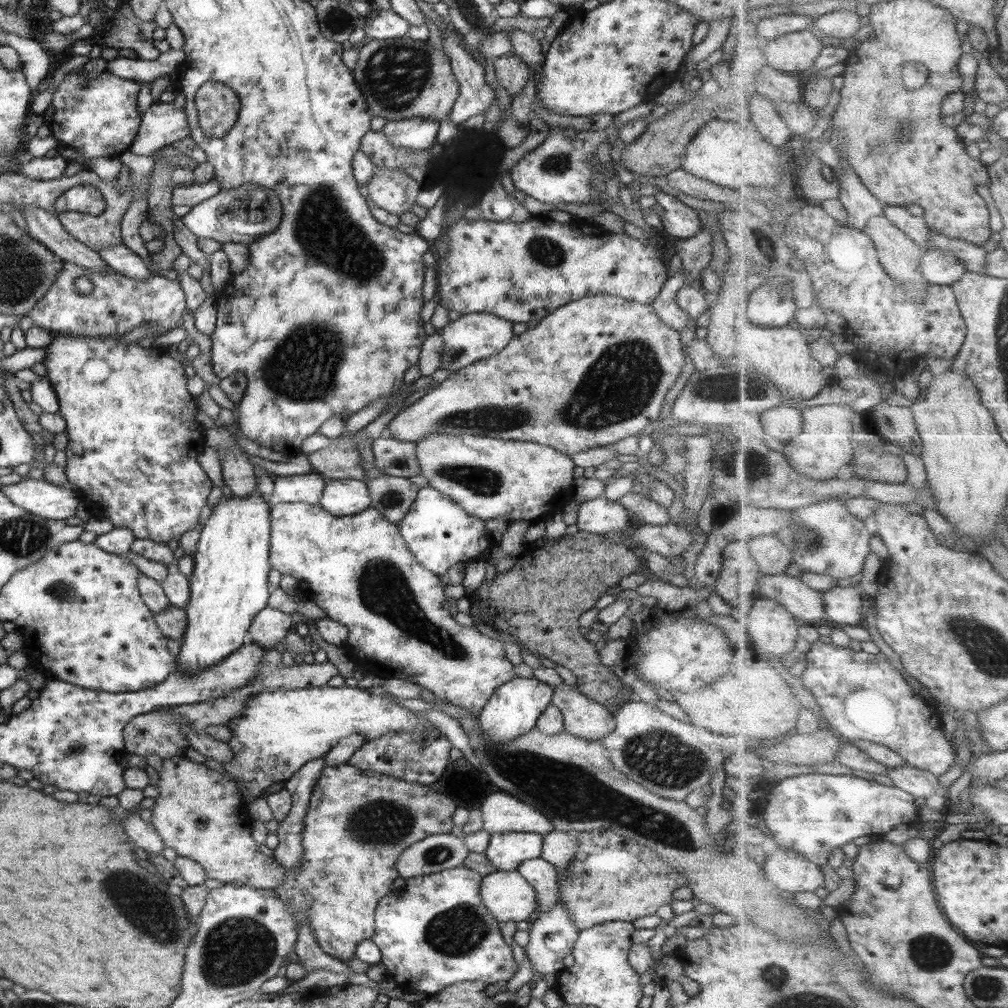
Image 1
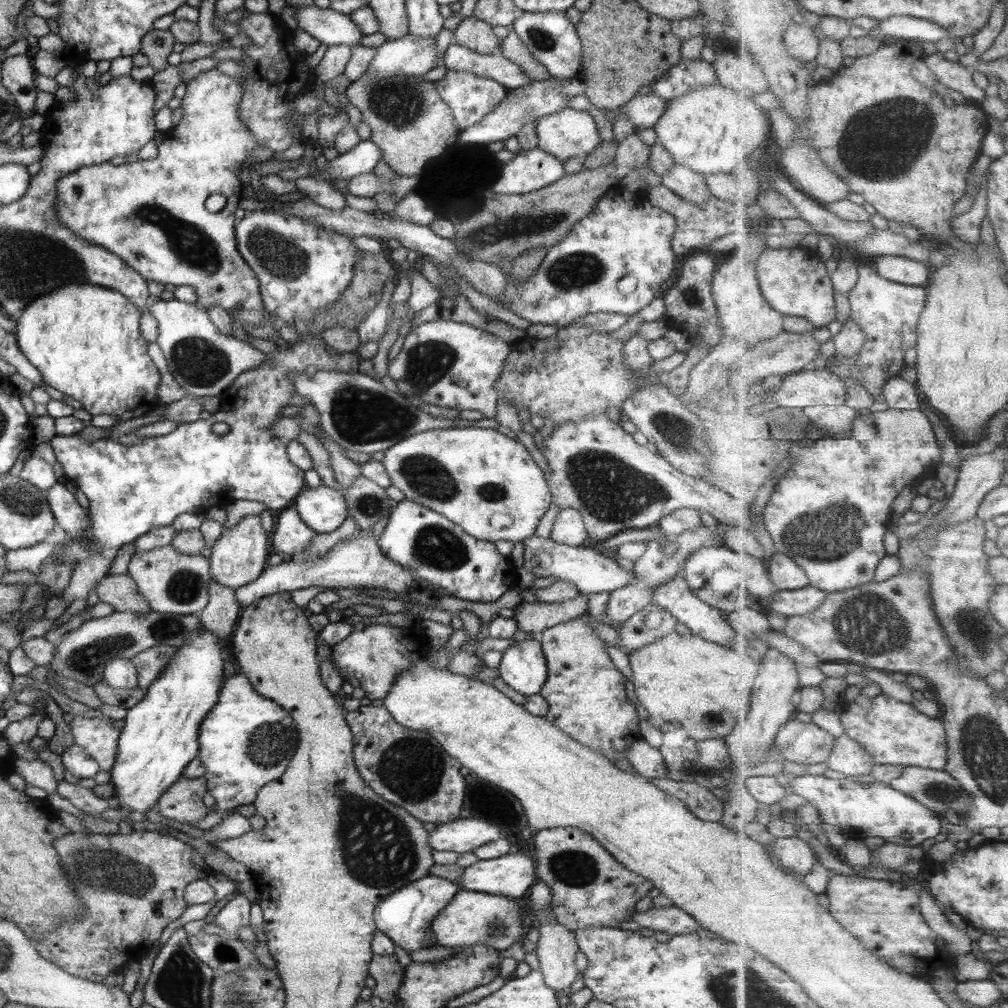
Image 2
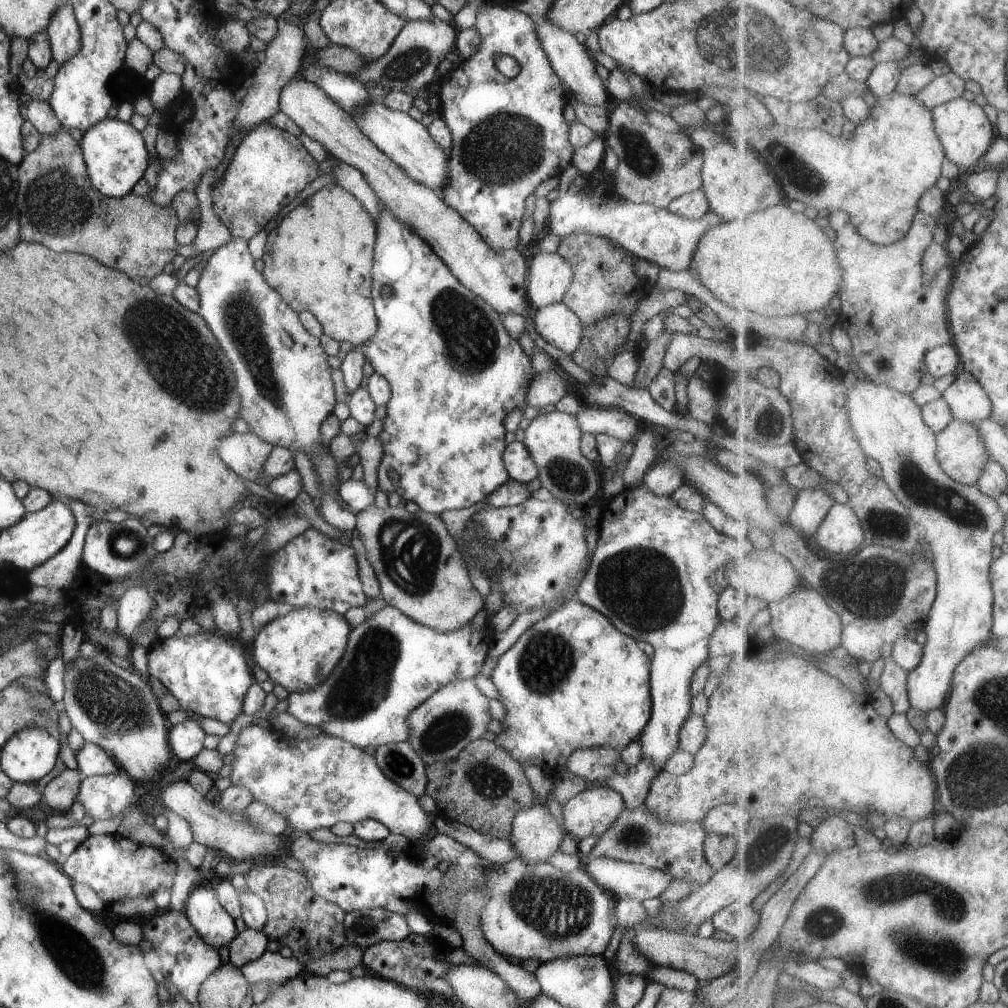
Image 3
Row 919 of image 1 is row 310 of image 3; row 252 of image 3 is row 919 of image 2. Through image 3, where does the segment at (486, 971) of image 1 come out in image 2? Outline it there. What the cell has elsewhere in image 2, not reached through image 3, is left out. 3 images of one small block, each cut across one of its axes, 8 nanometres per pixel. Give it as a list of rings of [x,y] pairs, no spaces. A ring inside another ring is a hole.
[[[426,875],[424,878],[411,882],[408,886],[400,887],[393,893],[387,894],[376,905],[373,912],[377,930],[383,932],[396,946],[407,952],[430,948],[435,942],[431,939],[431,926],[435,916],[456,896],[459,886],[436,875]]]

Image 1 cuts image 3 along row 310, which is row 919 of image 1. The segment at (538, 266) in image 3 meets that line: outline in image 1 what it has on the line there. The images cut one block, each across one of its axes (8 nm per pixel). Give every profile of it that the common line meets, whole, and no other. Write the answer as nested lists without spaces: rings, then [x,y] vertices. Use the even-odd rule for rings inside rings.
[[[541,856],[531,858],[518,866],[517,872],[535,889],[538,897],[537,912],[530,918],[535,921],[544,911],[550,910],[560,899],[559,877],[556,868]]]

